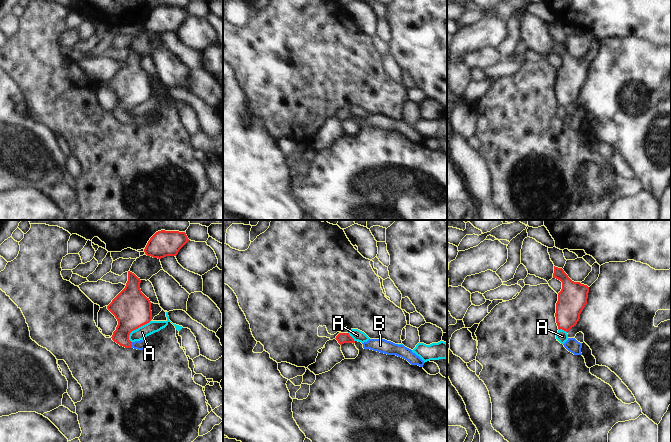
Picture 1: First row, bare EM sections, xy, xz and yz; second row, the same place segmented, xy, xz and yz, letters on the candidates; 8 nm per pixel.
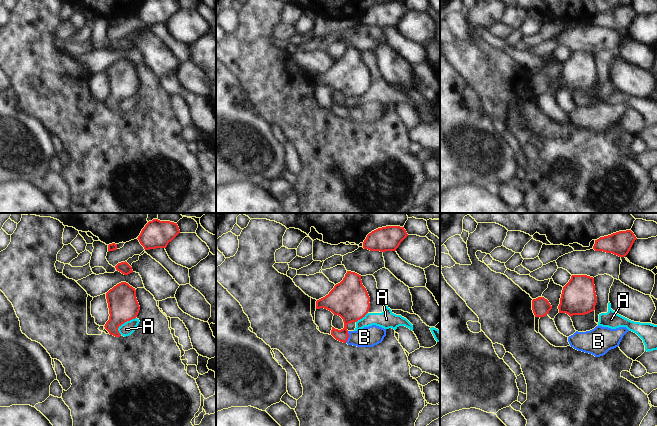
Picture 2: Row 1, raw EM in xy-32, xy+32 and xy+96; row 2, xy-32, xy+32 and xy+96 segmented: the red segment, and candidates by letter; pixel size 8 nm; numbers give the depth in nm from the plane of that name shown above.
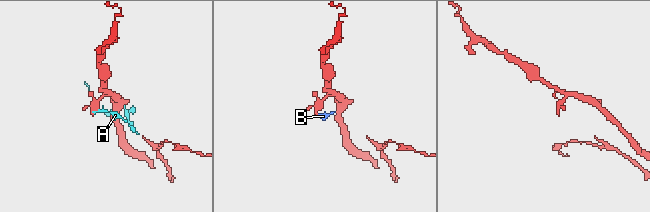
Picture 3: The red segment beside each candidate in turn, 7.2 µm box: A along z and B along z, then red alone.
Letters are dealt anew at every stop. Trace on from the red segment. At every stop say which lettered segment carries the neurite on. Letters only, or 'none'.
B

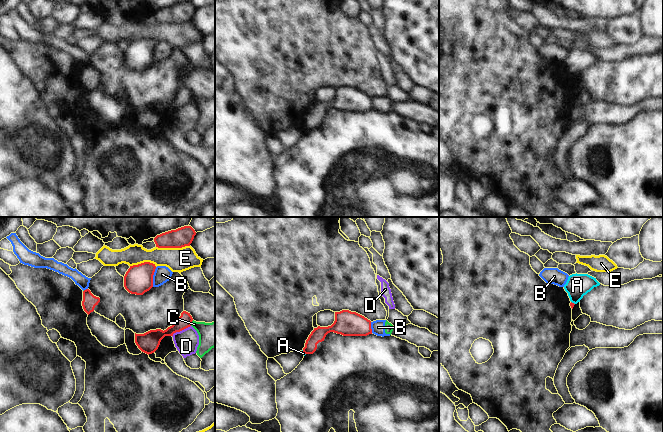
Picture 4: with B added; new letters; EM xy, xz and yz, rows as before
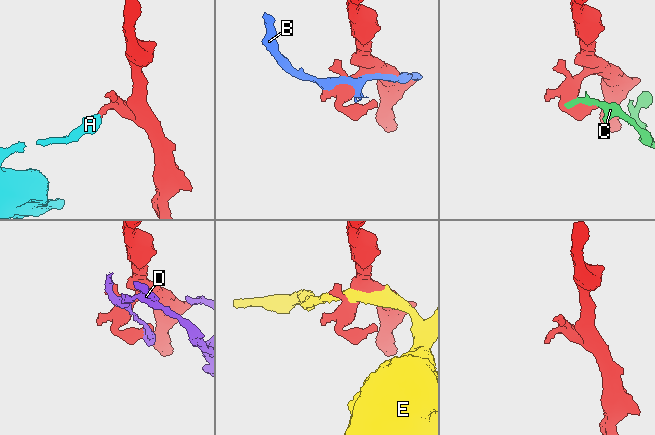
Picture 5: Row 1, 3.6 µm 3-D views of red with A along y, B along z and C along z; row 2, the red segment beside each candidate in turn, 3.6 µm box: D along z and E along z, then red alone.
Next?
none

